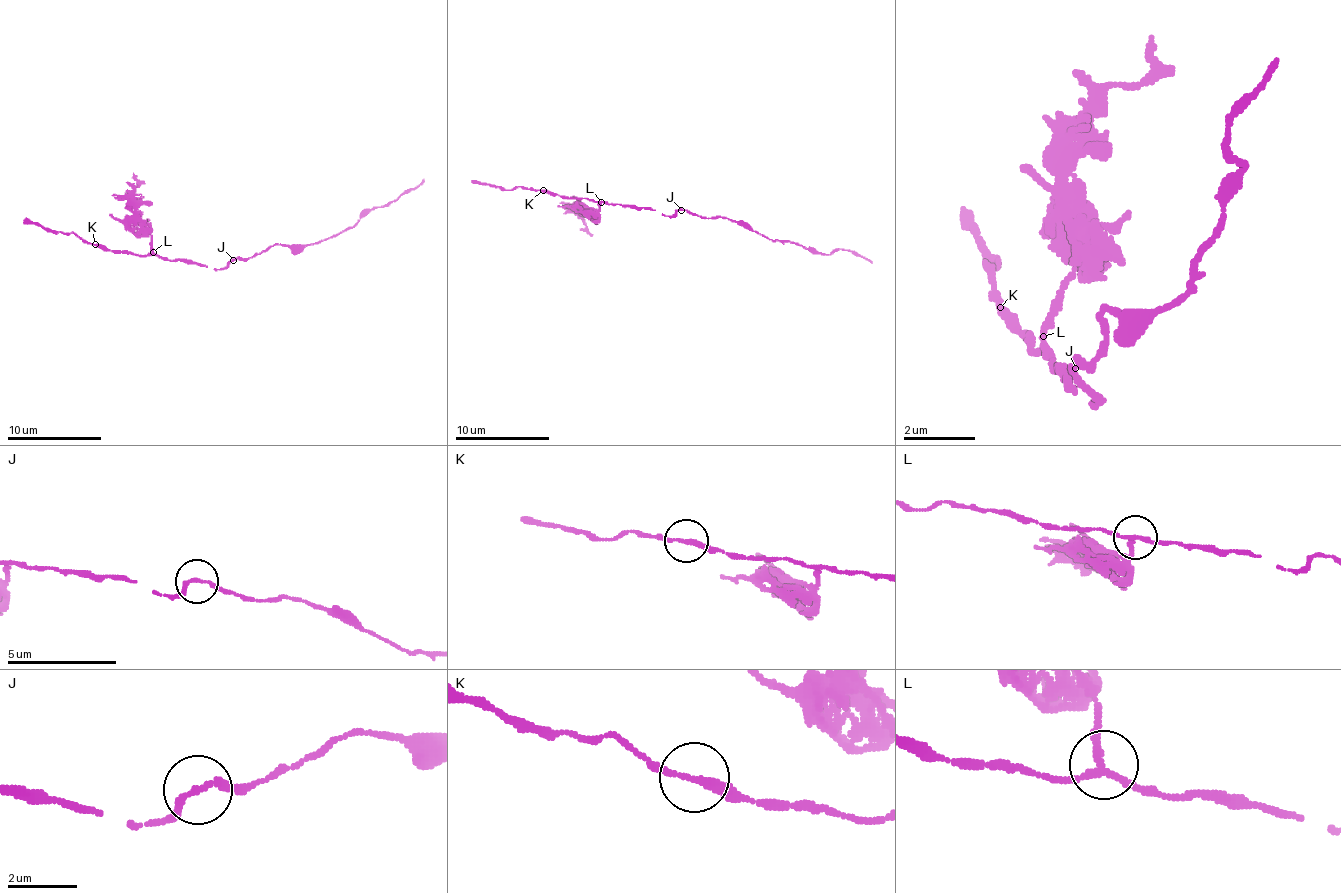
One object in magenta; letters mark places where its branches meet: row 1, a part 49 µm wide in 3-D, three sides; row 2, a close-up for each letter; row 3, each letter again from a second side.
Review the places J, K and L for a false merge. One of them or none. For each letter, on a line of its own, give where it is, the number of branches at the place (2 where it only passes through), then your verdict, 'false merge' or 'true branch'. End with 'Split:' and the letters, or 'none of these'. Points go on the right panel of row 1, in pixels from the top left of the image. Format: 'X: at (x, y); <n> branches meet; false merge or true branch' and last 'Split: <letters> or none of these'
J: at (1075, 368); 2 branches meet; true branch
K: at (1000, 307); 2 branches meet; true branch
L: at (1043, 336); 3 branches meet; false merge
Split: L

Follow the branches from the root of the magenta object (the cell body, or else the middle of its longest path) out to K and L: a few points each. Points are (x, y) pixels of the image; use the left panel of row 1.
K: (234, 260), (217, 270), (182, 260), (163, 260), (158, 256), (114, 253), (95, 244)
L: (234, 260), (217, 270), (182, 260), (163, 260), (154, 251)

